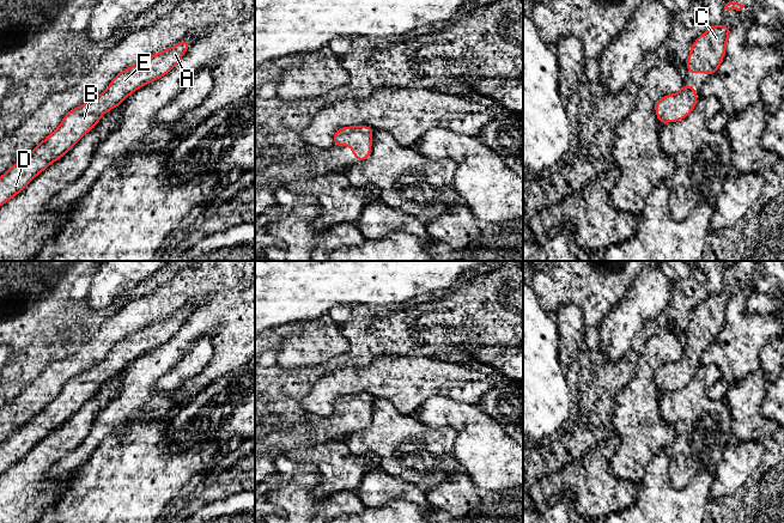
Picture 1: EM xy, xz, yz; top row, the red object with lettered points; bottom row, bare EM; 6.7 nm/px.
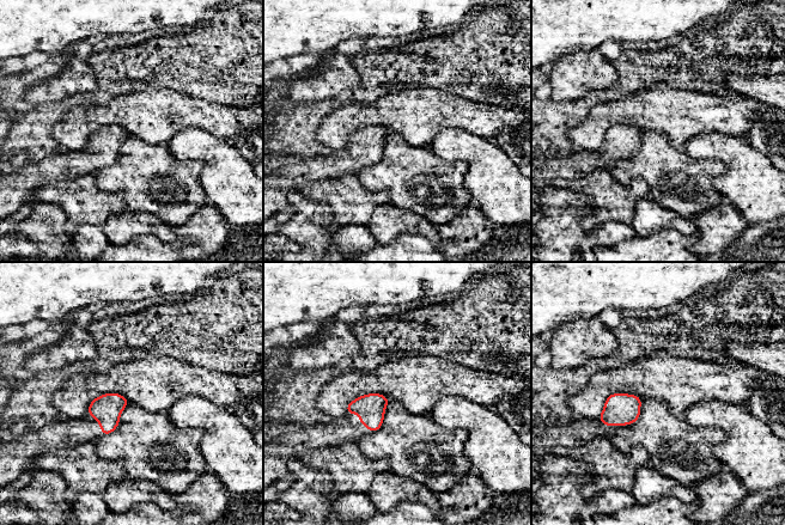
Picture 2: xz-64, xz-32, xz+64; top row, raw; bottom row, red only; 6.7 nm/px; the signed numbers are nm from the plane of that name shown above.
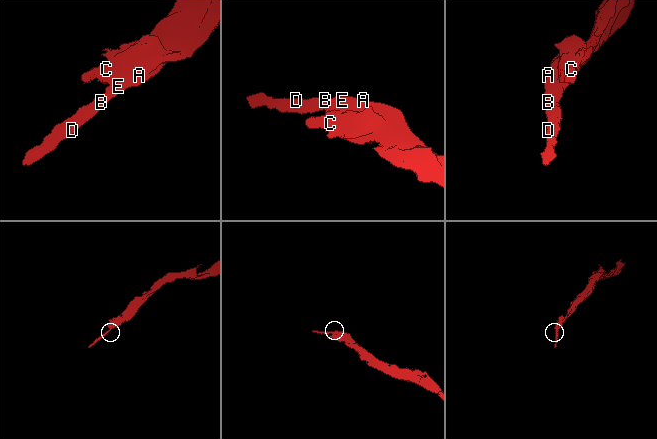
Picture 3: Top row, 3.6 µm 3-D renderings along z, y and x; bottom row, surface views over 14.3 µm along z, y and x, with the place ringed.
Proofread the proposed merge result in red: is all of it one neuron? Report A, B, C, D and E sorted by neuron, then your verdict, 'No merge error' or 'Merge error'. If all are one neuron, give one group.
Groups: A B C D E. No merge error

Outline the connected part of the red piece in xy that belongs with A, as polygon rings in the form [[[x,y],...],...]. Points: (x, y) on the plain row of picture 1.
[[[183,308],[162,321],[133,332],[116,342],[103,361],[71,377],[51,402],[0,445],[0,474],[23,460],[53,430],[63,425],[85,401],[95,396],[107,379],[117,376],[132,360],[166,343],[189,314],[190,309]]]

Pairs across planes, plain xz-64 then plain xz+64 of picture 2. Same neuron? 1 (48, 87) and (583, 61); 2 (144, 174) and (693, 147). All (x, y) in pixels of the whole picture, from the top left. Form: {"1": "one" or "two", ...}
{"1": "one", "2": "two"}

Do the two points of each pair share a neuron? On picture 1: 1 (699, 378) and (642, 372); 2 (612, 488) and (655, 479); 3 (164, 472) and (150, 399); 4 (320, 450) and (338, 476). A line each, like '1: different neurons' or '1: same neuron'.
1: different neurons
2: different neurons
3: different neurons
4: same neuron

